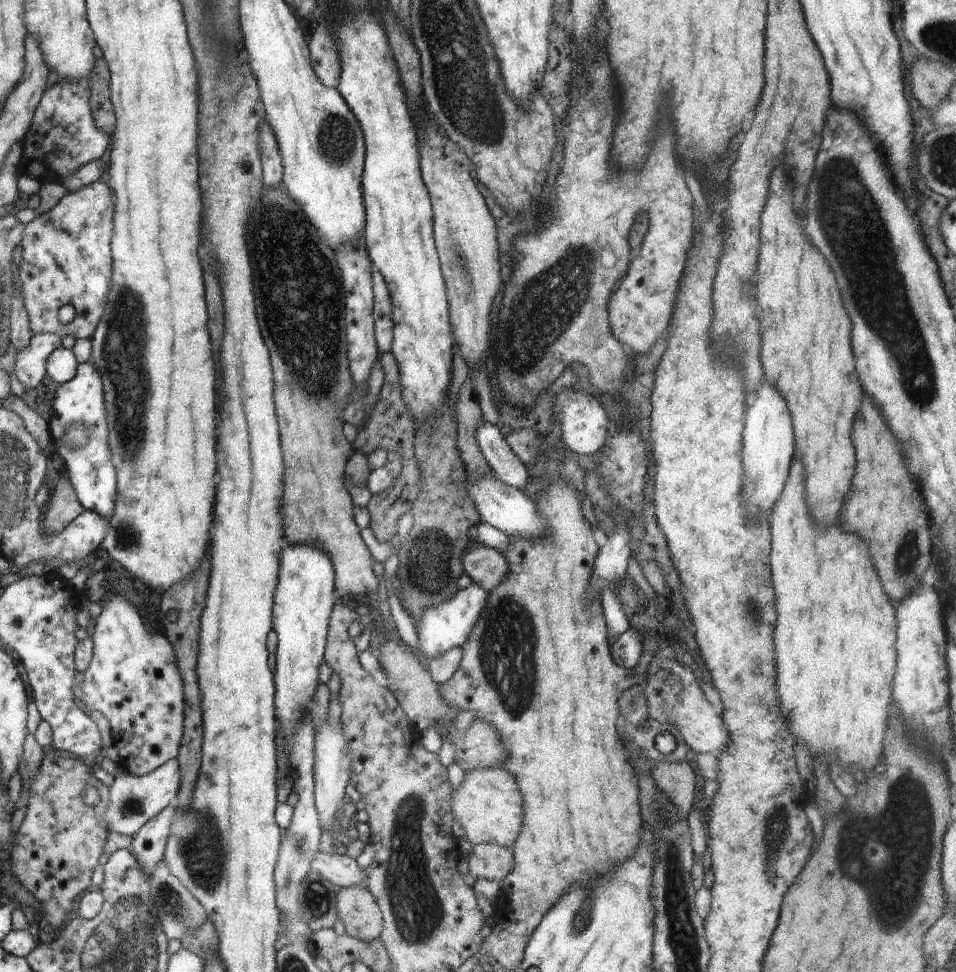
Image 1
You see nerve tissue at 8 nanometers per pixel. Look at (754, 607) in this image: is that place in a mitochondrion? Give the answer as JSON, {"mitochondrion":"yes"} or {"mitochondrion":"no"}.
{"mitochondrion":"yes"}

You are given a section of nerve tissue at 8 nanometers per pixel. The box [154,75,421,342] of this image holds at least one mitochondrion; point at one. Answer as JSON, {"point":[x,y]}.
{"point":[336,142]}

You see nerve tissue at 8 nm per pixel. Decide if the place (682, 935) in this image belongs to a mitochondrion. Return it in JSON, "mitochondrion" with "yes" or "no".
{"mitochondrion":"yes"}

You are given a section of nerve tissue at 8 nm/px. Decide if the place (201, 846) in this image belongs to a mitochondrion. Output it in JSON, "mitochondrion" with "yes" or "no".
{"mitochondrion":"yes"}

